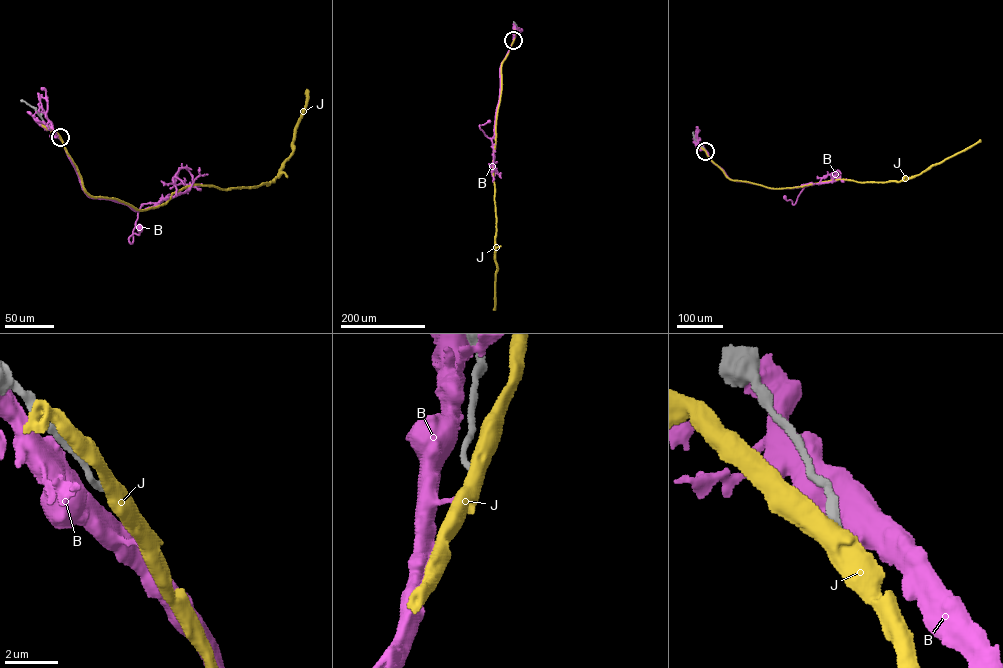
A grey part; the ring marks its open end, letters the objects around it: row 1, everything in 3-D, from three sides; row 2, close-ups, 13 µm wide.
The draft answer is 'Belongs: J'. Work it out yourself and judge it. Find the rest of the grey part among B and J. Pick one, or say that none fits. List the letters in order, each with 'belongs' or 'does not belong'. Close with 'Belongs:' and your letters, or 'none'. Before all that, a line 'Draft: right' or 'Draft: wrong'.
Draft: wrong
B: does not belong
J: does not belong
Belongs: none

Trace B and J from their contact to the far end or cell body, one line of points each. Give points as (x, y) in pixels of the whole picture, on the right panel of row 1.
B: (705, 151), (732, 180), (772, 188), (804, 186), (794, 204), (784, 197)
J: (705, 150), (730, 179), (782, 188), (839, 179), (900, 182), (979, 141)

